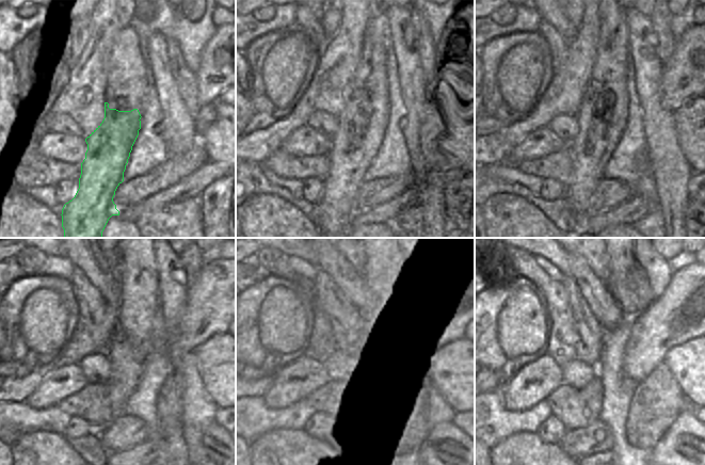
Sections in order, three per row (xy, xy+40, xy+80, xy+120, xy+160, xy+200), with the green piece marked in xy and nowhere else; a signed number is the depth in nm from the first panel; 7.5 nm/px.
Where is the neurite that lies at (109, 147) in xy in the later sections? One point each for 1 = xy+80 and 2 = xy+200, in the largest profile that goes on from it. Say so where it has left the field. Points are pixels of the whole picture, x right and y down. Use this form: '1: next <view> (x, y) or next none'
1: next xy+80 (603, 115)
2: next xy+200 (620, 259)

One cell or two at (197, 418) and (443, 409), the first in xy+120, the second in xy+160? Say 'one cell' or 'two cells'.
one cell

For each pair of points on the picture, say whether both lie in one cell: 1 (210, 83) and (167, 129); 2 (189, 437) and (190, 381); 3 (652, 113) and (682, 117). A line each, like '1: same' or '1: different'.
1: different
2: same
3: different

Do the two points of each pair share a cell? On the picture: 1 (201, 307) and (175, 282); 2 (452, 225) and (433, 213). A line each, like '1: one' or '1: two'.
1: two
2: two

